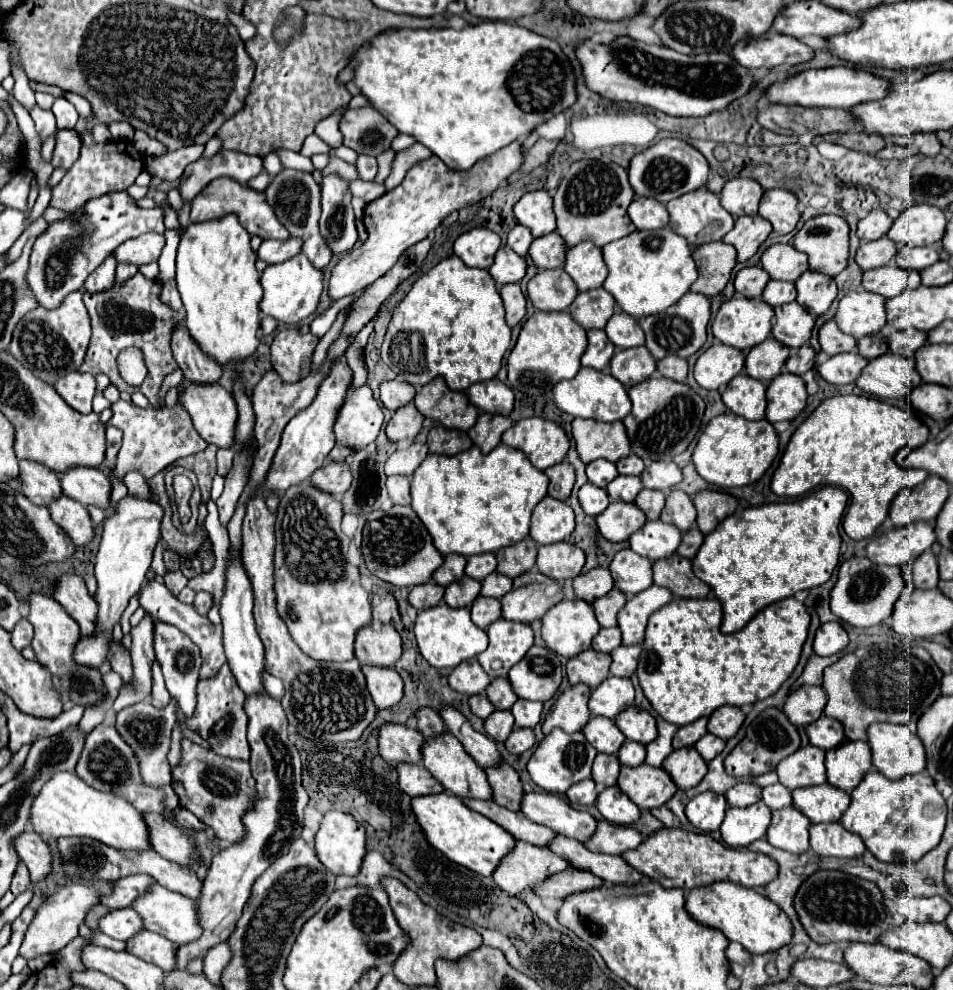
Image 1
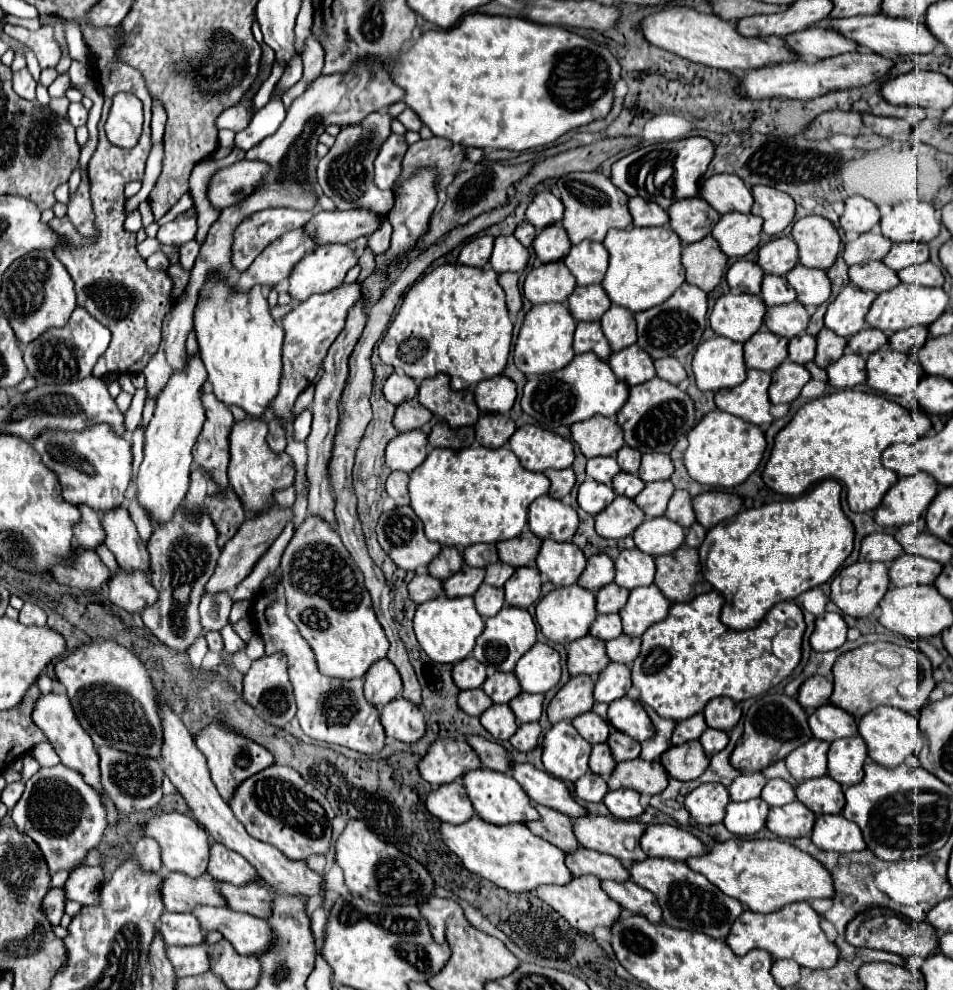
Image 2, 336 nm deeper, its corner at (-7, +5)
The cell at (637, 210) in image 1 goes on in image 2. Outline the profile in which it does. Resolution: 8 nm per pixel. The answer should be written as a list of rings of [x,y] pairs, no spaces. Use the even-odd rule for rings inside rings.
[[[643,197],[629,199],[629,213],[633,217],[635,227],[655,227],[669,223],[667,211],[661,205],[655,205],[653,201],[645,201]]]

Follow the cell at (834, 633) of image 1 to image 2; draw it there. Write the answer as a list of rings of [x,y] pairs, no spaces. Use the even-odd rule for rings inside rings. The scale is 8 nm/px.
[[[823,613],[817,617],[815,631],[811,635],[811,647],[815,651],[831,651],[847,641],[847,623],[839,613]]]

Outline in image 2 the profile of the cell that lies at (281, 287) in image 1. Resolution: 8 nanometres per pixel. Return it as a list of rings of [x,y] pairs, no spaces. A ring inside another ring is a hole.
[[[321,245],[293,267],[289,275],[289,295],[297,303],[303,303],[315,293],[335,289],[355,263],[357,255],[349,245]]]

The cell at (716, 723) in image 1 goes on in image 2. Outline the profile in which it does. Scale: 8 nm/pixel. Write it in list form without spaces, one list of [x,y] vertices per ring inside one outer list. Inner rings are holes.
[[[719,697],[705,707],[703,715],[711,729],[729,733],[741,719],[741,707],[735,701],[731,701],[729,697]]]

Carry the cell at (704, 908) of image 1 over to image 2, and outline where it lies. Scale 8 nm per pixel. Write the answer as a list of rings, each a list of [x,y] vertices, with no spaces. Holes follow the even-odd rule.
[[[791,903],[773,913],[751,913],[745,909],[741,917],[731,925],[725,943],[735,955],[745,955],[751,949],[763,949],[773,959],[793,959],[809,969],[833,967],[839,959],[837,947],[825,937],[819,927],[819,915],[807,903]]]

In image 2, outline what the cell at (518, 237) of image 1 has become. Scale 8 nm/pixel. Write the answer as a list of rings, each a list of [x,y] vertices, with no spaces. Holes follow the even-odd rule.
[[[523,221],[523,223],[517,225],[517,229],[515,229],[513,235],[515,235],[525,247],[531,247],[531,245],[533,245],[533,239],[535,239],[535,235],[537,235],[537,229],[535,229],[531,223]]]

